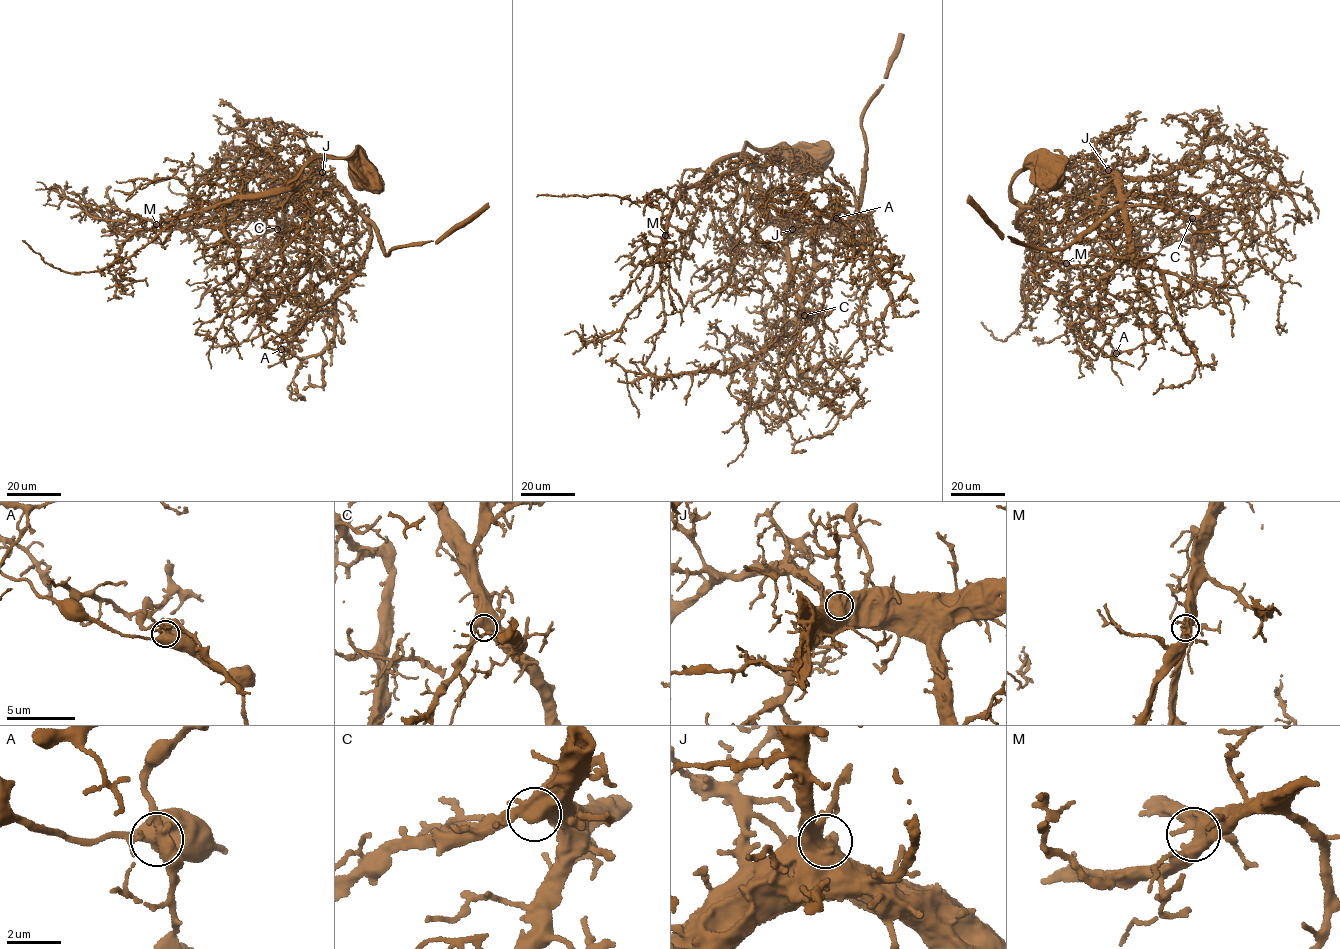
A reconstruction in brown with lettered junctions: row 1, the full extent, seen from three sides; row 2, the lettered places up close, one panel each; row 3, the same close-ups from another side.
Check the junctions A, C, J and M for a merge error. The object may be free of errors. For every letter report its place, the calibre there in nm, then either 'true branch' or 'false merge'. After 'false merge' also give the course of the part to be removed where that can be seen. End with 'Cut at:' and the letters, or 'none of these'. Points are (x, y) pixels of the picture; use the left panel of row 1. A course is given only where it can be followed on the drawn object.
A: at (281, 349); 500 nm thick; false merge; foreign part runs (281, 349), (266, 346), (259, 308), (252, 307), (241, 315)
C: at (277, 229); 500 nm thick; true branch
J: at (322, 172); 480 nm thick; true branch
M: at (156, 224); 500 nm thick; true branch
Cut at: A

